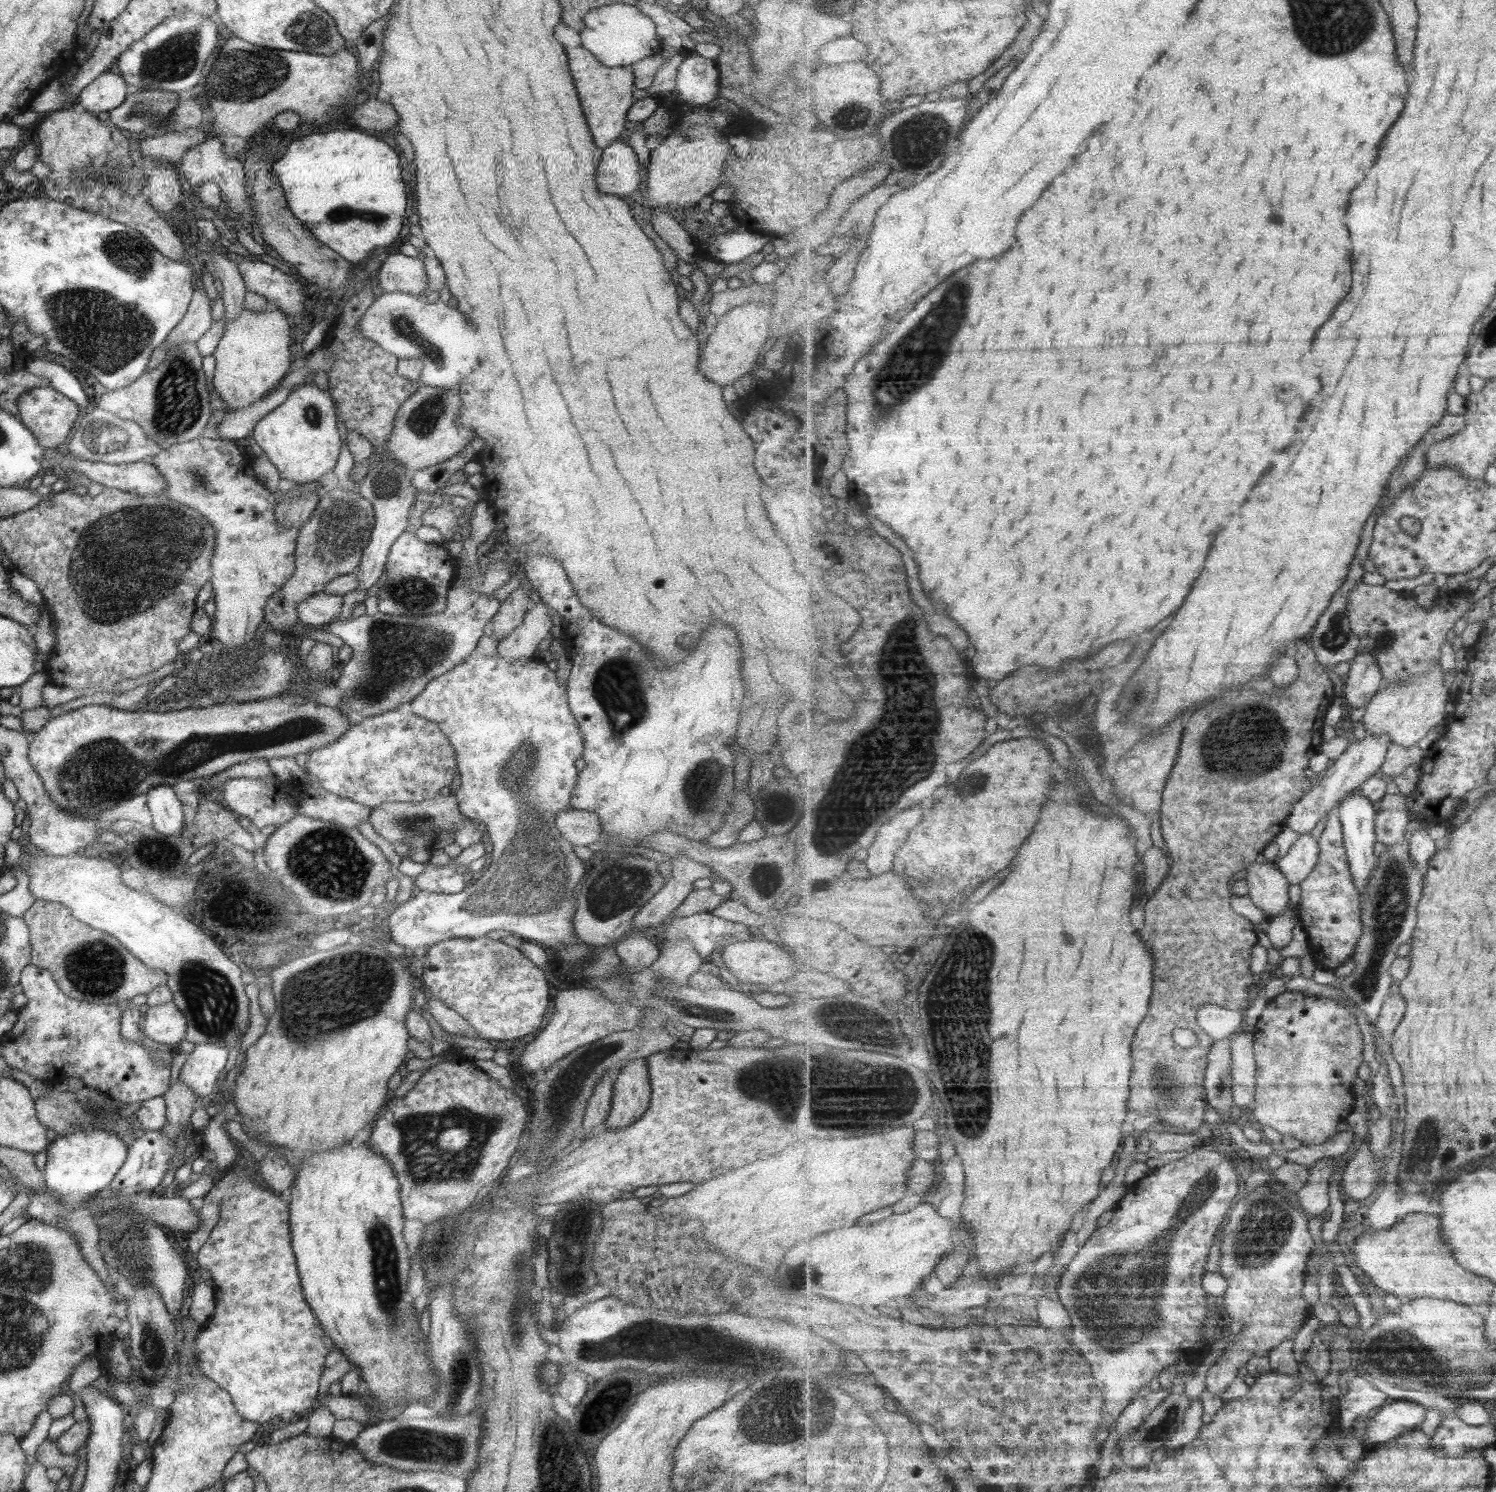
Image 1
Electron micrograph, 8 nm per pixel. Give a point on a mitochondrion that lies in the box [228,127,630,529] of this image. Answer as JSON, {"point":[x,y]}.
{"point":[404,325]}

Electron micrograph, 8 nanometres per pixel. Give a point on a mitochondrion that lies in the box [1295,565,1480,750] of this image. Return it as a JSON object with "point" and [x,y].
{"point":[1335,636]}

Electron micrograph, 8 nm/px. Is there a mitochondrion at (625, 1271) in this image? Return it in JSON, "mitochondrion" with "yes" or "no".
{"mitochondrion":"no"}

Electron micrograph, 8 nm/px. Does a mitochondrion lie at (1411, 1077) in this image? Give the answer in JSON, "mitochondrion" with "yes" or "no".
{"mitochondrion":"no"}

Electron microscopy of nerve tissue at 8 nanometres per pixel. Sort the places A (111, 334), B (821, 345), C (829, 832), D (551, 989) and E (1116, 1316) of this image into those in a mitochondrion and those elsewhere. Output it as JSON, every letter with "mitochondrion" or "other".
{"A":"mitochondrion","B":"other","C":"mitochondrion","D":"other","E":"mitochondrion"}

